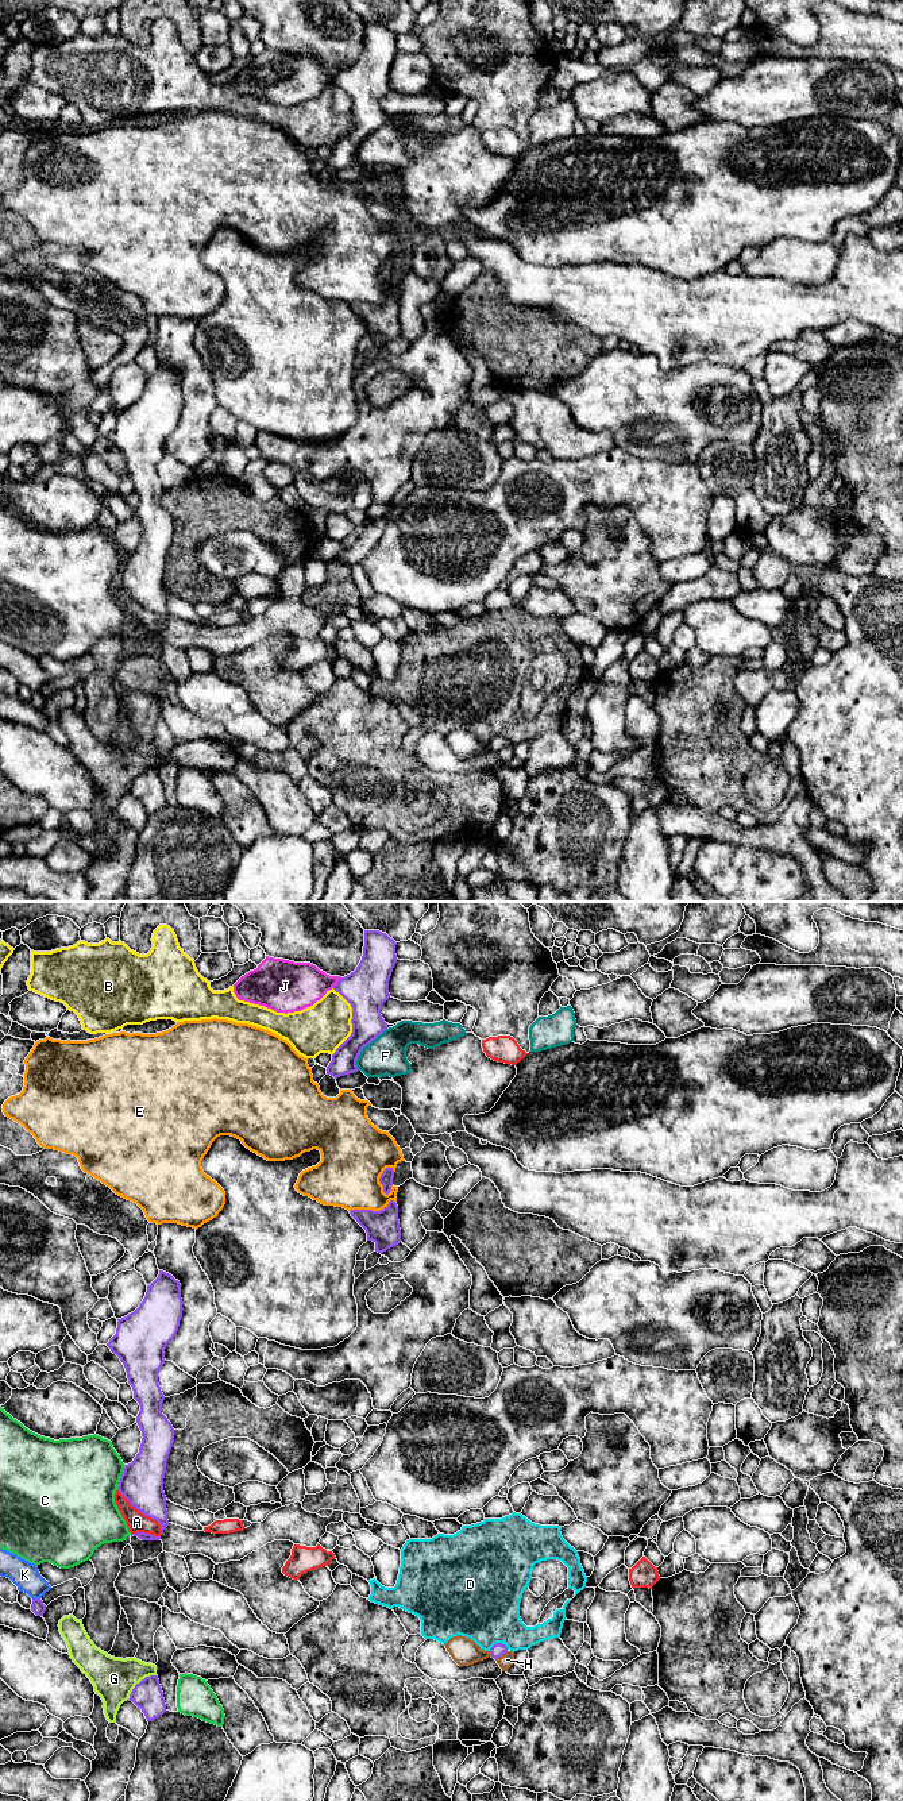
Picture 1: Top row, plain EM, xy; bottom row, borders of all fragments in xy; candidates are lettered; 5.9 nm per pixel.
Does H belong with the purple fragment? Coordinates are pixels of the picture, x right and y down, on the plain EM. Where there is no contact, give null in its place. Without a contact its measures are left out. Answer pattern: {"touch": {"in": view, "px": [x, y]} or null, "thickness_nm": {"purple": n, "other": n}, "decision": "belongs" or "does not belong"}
{"touch": {"in": "xy", "px": [501, 748]}, "thickness_nm": {"purple": 80, "other": 80}, "decision": "does not belong"}

